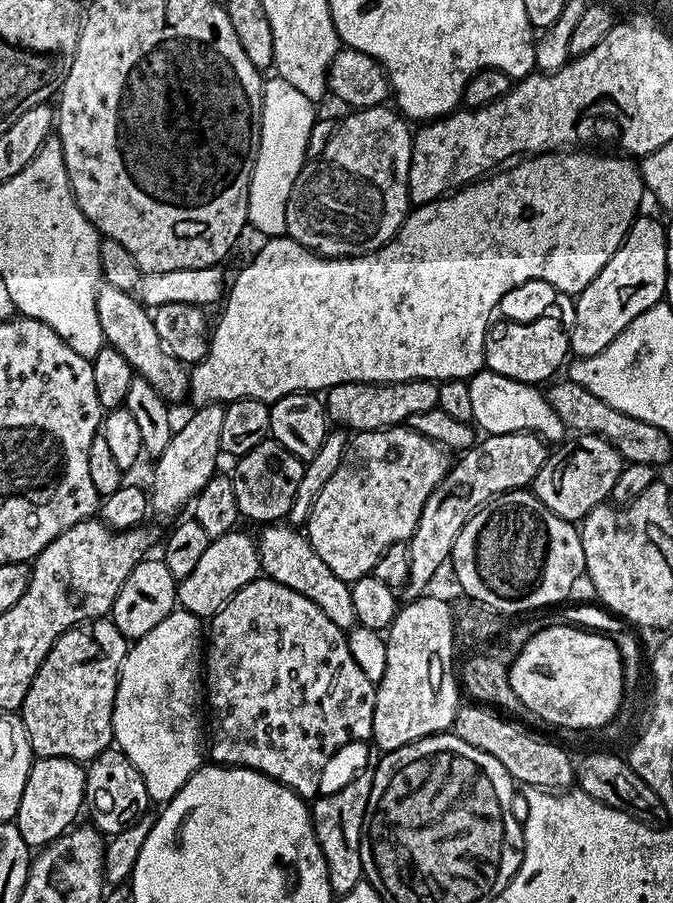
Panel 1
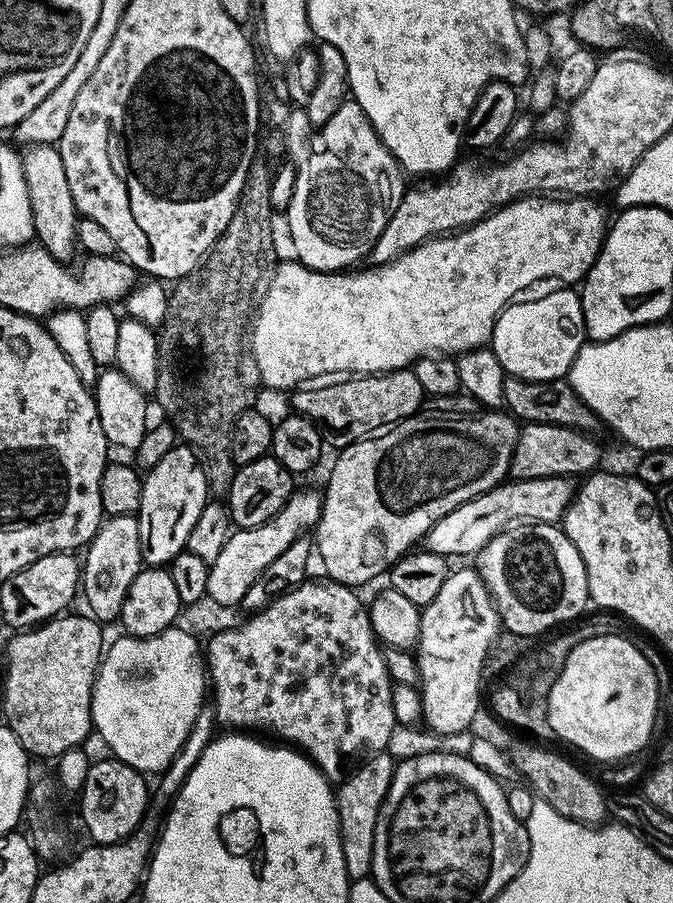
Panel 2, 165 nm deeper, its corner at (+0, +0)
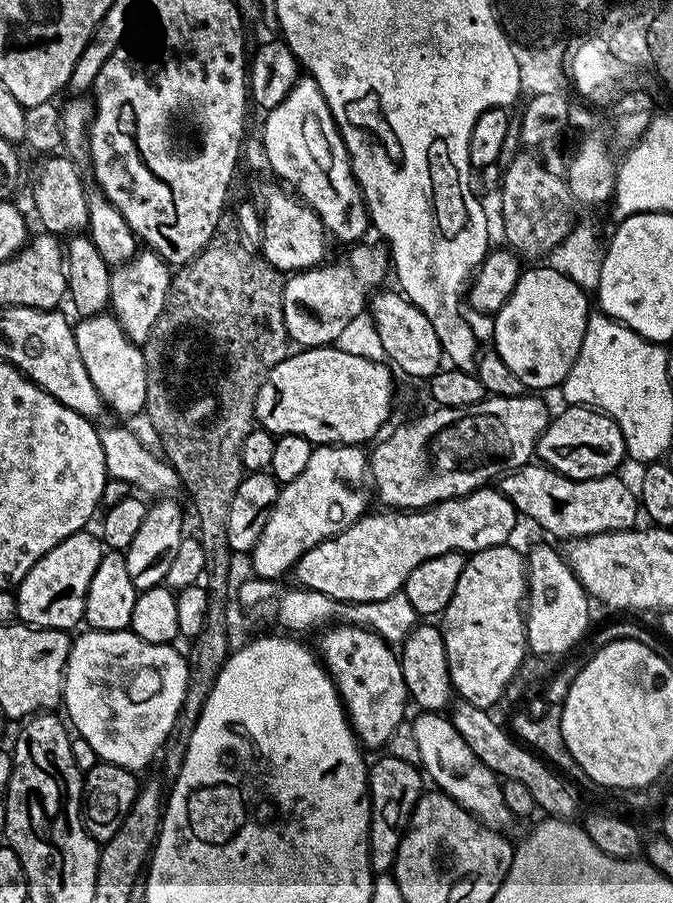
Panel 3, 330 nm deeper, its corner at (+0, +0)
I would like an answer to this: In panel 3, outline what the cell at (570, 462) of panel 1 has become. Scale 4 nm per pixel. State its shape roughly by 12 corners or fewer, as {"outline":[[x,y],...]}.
{"outline":[[492,486],[380,511],[302,554],[295,583],[378,602],[438,554],[509,543]]}

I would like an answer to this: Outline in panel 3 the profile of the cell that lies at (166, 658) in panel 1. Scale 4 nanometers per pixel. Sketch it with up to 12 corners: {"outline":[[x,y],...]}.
{"outline":[[84,630],[63,711],[105,764],[144,768],[188,661],[131,630]]}

